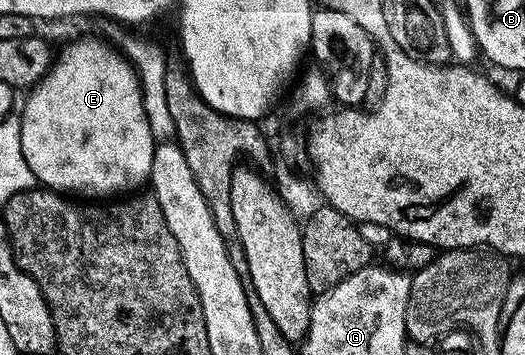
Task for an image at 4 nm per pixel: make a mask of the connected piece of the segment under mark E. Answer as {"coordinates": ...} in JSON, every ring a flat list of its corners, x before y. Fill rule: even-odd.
{"coordinates":[[95,35,79,36,61,45,64,46,58,49,52,64,48,66,48,70,44,73,44,78,31,86,30,92,27,94,29,97,24,101,24,110,18,113,22,155,30,167,33,178,35,178,41,186,55,189,65,195,79,195,84,199,108,199,113,195,123,194,125,191,139,190,141,186,143,186,140,184,142,184,143,181,145,184,145,182,151,178,154,151,156,150,158,141,152,136,150,124,146,119,146,112,143,111,140,81,135,70,132,68,131,62,129,62,119,50,109,44,107,40]]}

